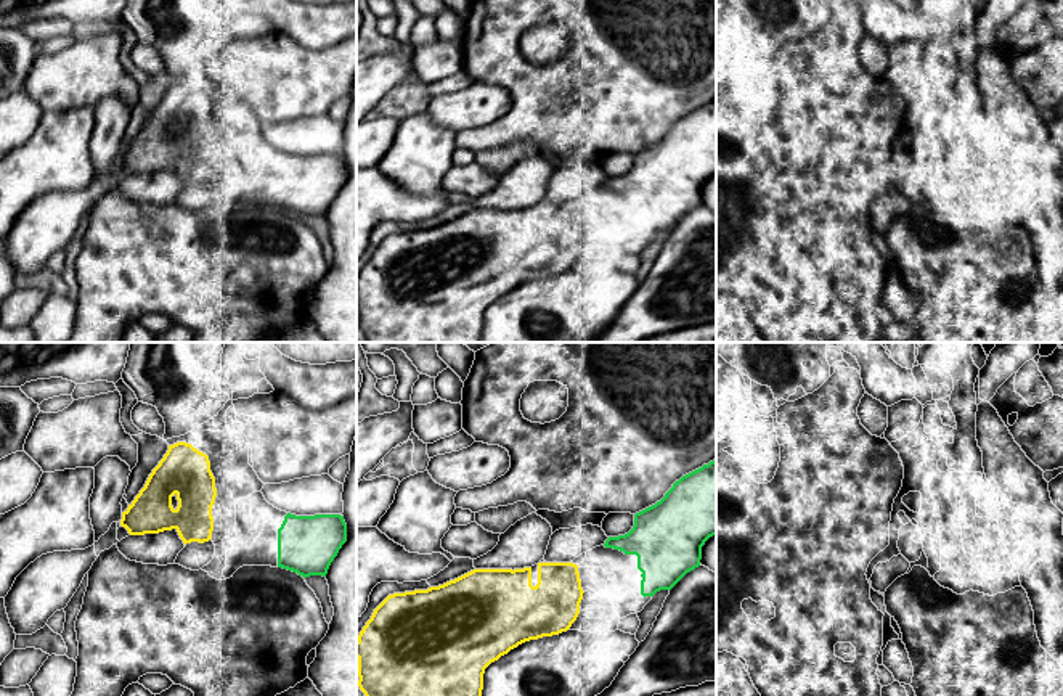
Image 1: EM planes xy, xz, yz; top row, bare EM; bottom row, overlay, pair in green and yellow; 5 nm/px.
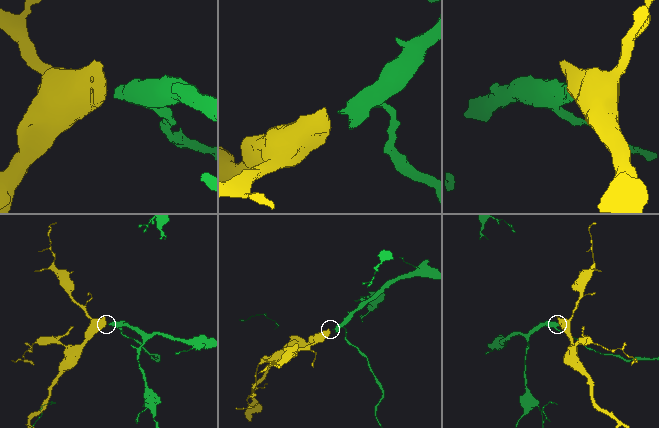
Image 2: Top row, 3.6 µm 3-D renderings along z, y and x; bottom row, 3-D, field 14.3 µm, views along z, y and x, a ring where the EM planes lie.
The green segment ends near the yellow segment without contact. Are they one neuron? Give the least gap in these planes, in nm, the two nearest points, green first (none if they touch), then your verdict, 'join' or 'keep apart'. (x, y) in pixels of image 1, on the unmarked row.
gap 170 nm; span xz (604, 185), (577, 206); join

